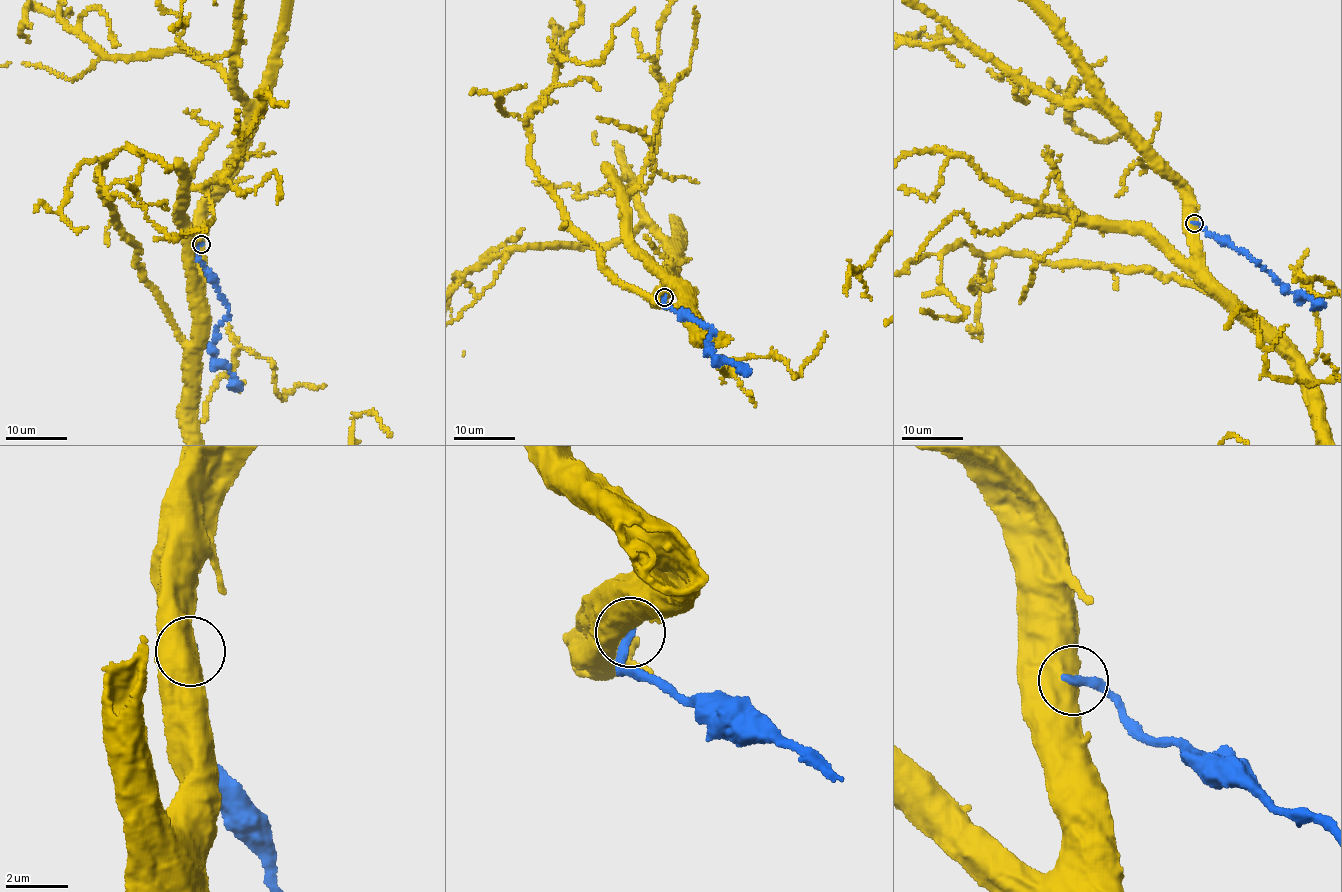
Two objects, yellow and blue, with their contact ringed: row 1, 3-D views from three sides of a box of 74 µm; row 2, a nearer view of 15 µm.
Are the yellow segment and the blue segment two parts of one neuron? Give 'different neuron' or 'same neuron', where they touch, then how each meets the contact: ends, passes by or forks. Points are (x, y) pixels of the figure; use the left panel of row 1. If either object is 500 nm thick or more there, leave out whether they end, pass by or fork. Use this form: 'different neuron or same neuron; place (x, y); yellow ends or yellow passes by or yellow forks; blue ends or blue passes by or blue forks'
different neuron; place (201, 244)

